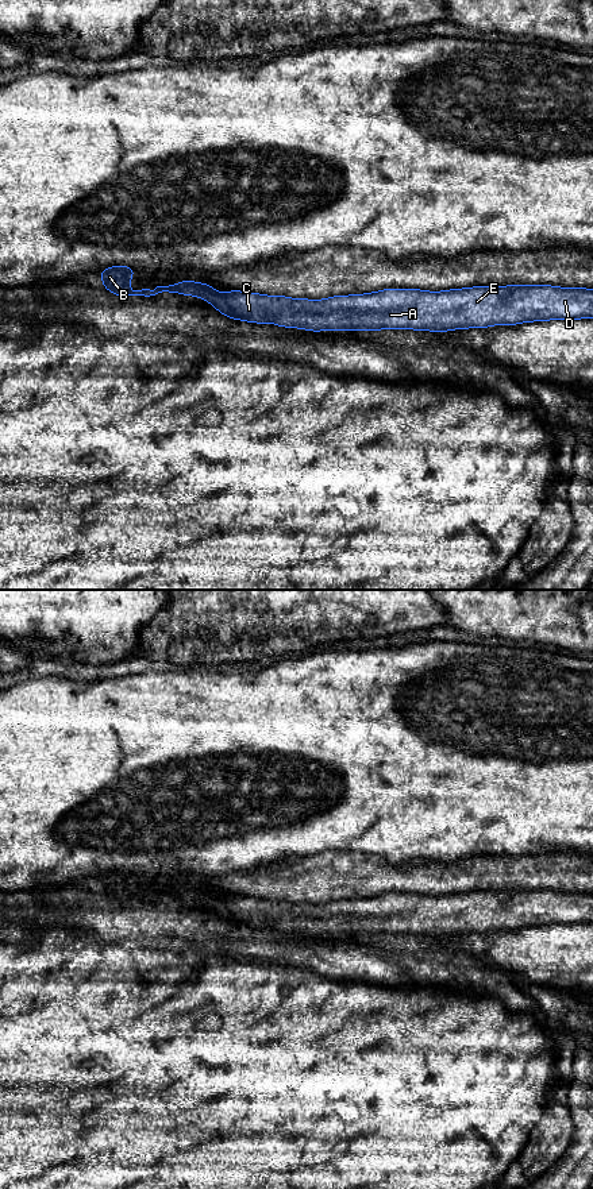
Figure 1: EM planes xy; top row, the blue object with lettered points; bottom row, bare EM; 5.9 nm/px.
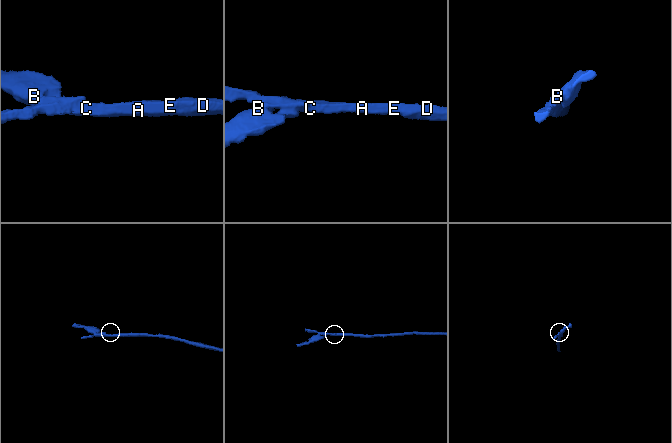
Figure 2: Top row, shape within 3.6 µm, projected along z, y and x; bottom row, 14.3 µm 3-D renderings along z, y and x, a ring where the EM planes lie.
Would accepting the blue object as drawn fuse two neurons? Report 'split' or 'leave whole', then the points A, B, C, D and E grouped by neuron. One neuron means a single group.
split | A C D E / B

